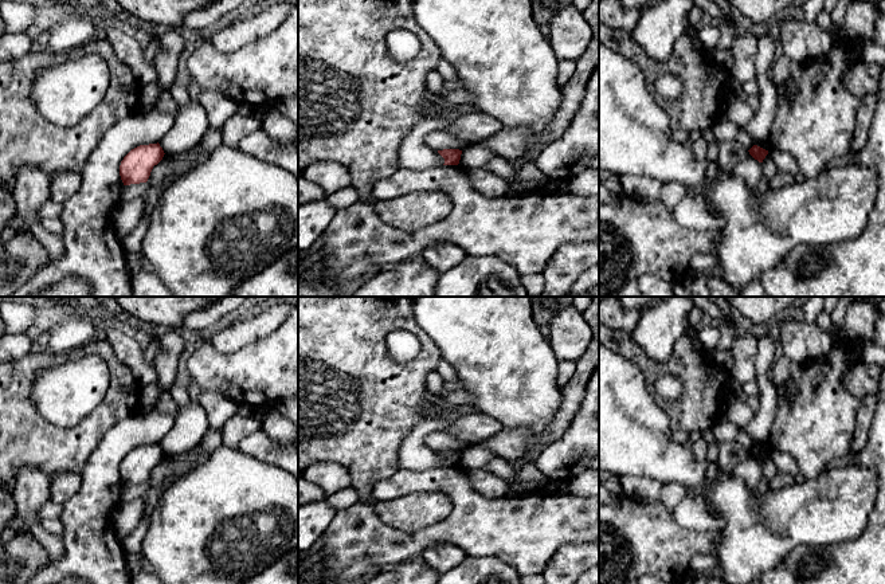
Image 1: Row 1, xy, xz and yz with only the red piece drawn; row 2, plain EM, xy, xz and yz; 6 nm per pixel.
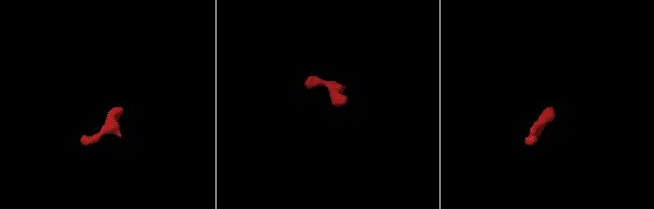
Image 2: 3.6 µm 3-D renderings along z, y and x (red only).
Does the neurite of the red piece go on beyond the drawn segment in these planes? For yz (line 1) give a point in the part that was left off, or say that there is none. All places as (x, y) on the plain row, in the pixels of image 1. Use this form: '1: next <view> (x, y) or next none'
1: next none

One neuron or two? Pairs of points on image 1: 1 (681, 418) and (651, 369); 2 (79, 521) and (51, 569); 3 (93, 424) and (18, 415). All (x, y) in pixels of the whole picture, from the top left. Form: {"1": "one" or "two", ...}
{"1": "one", "2": "one", "3": "one"}

